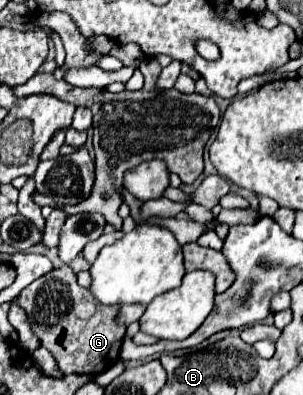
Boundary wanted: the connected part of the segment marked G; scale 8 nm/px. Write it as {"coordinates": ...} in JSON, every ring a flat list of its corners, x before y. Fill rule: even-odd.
{"coordinates":[[68,264,54,268,46,276,28,284,18,296,16,304,28,314,32,332,40,344,52,352,64,374,100,374,120,358,120,346,126,328,116,324,118,304,102,306,86,288,76,282,76,274]]}

